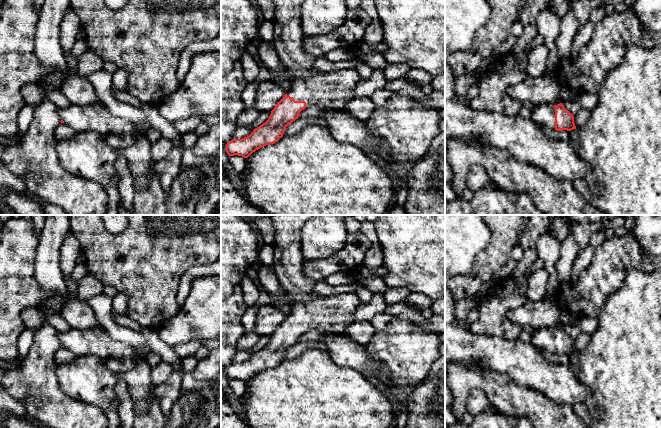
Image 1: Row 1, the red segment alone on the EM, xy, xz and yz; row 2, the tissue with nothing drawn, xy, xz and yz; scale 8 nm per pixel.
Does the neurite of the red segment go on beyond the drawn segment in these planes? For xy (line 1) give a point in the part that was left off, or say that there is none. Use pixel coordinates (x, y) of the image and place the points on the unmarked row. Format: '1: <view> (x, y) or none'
1: xy (119, 357)

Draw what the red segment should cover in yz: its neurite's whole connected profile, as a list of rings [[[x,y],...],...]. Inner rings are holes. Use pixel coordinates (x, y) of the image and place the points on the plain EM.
[[[544,327],[535,329],[532,333],[531,343],[543,352],[557,355],[576,353],[574,340],[565,333],[562,327],[555,330]]]

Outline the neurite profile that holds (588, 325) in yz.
[[[582,317],[579,319],[578,323],[581,332],[592,335],[598,327],[597,317]]]

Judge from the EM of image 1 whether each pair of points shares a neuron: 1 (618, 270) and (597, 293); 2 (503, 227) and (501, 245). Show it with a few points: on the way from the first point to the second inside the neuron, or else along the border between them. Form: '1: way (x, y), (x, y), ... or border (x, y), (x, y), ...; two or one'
1: way (612, 276), (601, 287); one
2: way (503, 231), (502, 241); one

